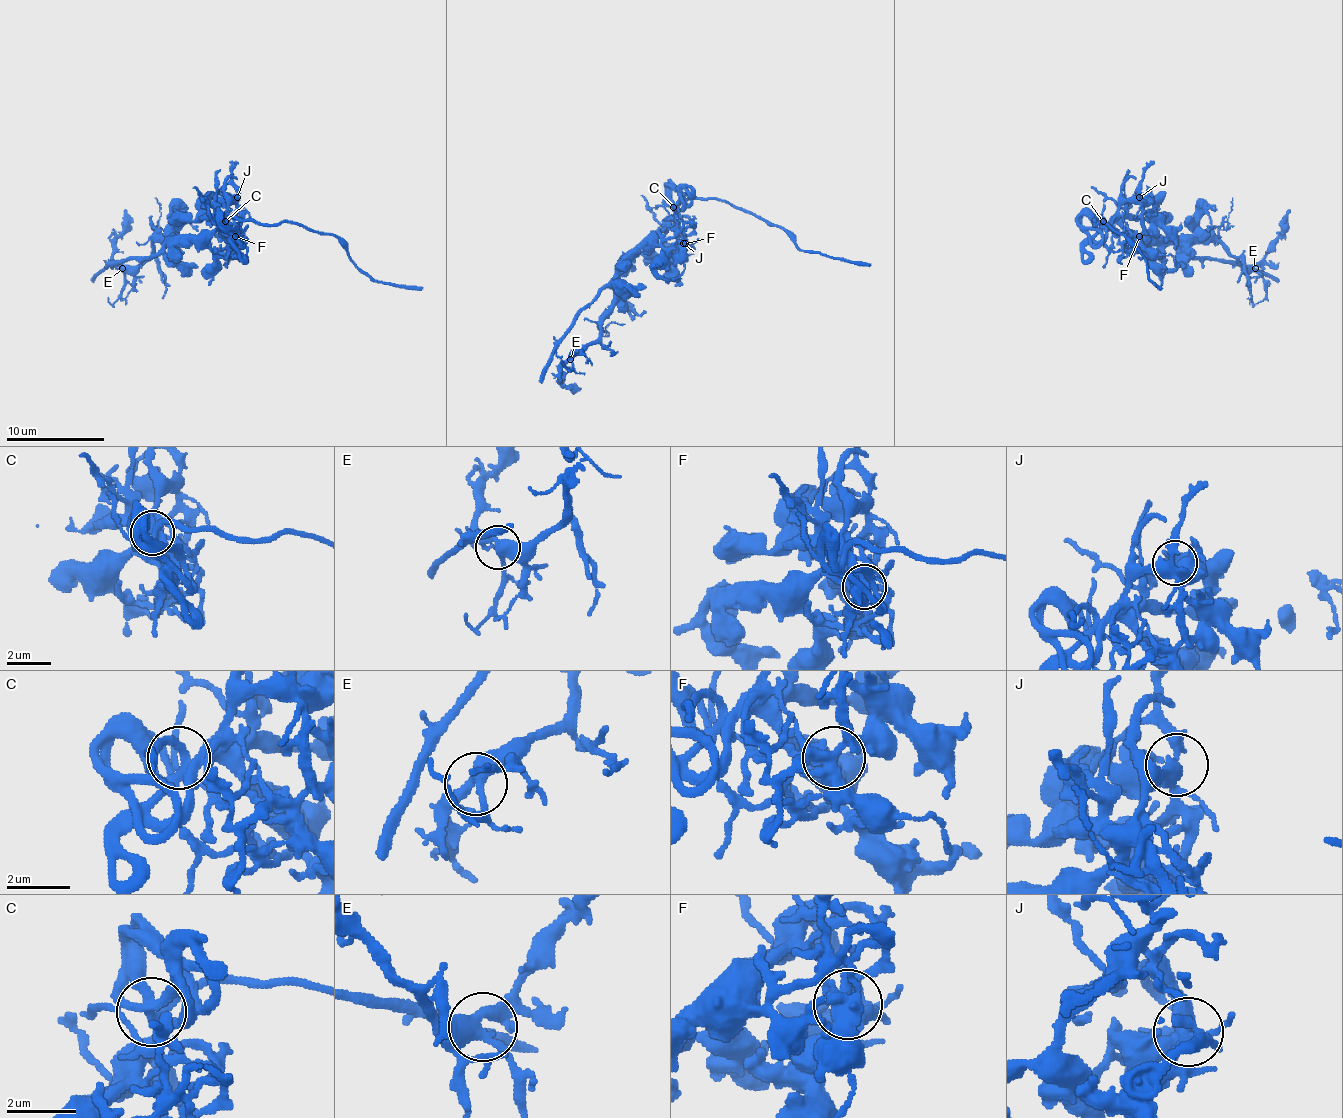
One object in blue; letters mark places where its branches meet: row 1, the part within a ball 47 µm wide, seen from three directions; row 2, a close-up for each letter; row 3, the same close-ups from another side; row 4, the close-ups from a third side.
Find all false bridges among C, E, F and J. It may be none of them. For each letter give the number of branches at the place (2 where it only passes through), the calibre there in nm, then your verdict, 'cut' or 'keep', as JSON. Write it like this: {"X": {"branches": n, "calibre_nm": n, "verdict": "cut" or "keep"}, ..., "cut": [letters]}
{"C": {"branches": 7, "calibre_nm": 300, "verdict": "keep"}, "E": {"branches": 3, "calibre_nm": 360, "verdict": "keep"}, "F": {"branches": 6, "calibre_nm": 360, "verdict": "keep"}, "J": {"branches": 5, "calibre_nm": 440, "verdict": "keep"}, "cut": []}

